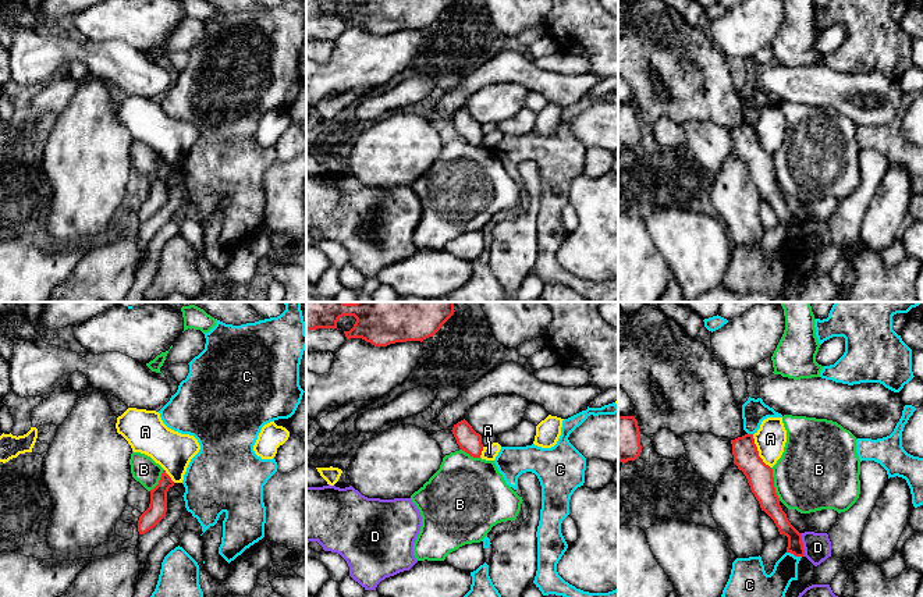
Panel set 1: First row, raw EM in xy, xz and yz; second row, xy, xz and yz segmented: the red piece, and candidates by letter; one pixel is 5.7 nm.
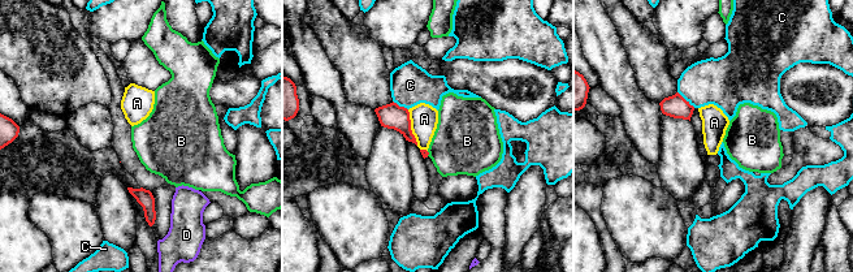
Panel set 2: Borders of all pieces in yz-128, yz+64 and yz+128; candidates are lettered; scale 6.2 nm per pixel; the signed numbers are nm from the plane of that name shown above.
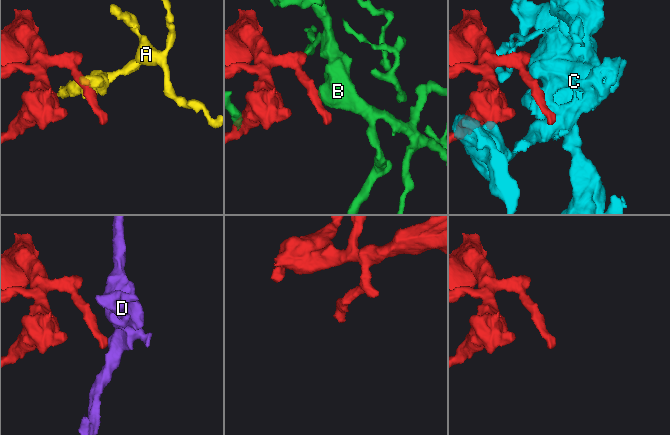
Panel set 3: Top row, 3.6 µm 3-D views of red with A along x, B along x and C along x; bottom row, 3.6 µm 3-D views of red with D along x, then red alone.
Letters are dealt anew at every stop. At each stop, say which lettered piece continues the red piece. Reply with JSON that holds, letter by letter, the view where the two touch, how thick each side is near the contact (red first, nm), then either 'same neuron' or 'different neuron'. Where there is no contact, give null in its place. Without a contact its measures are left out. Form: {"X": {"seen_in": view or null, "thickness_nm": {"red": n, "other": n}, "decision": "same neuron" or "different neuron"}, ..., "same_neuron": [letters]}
{"A": {"seen_in": "yz", "thickness_nm": {"red": 150, "other": 180}, "decision": "different neuron"}, "B": {"seen_in": "yz", "thickness_nm": {"red": 150, "other": 420}, "decision": "different neuron"}, "C": {"seen_in": "yz", "thickness_nm": {"red": 90, "other": 180}, "decision": "different neuron"}, "D": {"seen_in": "yz", "thickness_nm": {"red": 90, "other": 160}, "decision": "different neuron"}, "same_neuron": []}

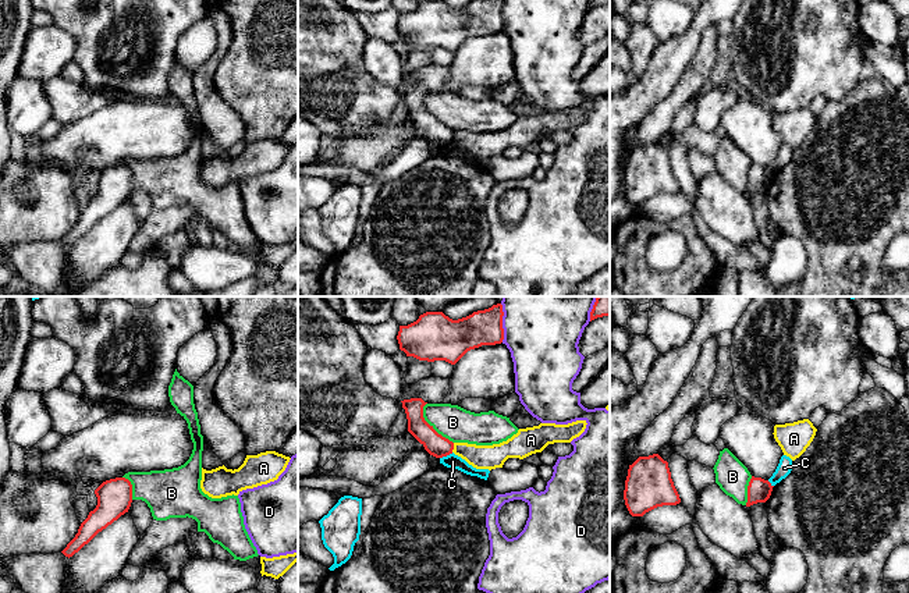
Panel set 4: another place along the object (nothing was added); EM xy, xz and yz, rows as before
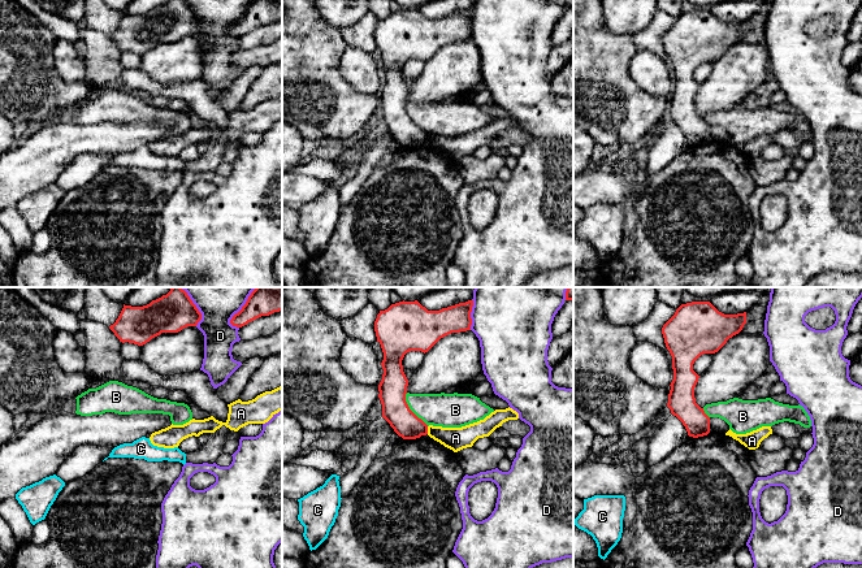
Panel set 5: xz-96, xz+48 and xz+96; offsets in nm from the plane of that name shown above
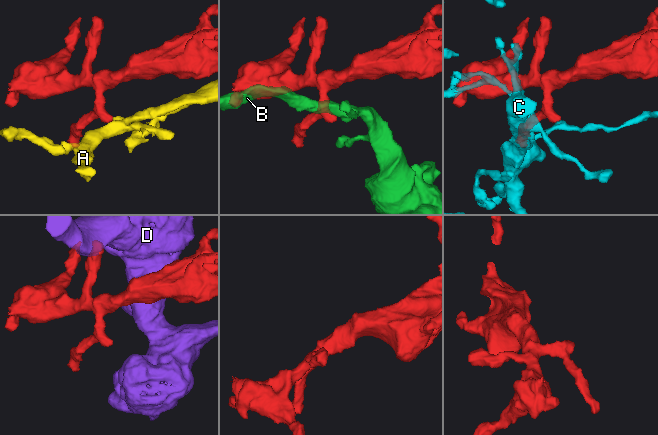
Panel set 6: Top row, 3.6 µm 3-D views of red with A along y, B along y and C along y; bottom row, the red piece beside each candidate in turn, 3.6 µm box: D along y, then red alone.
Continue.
{"A": {"seen_in": "xz", "thickness_nm": {"red": 130, "other": 140}, "decision": "different neuron"}, "B": {"seen_in": "xz", "thickness_nm": {"red": 130, "other": 200}, "decision": "different neuron"}, "C": {"seen_in": "xz", "thickness_nm": {"red": 130, "other": 90}, "decision": "different neuron"}, "D": {"seen_in": "xz", "thickness_nm": {"red": 190, "other": 360}, "decision": "different neuron"}, "same_neuron": []}

